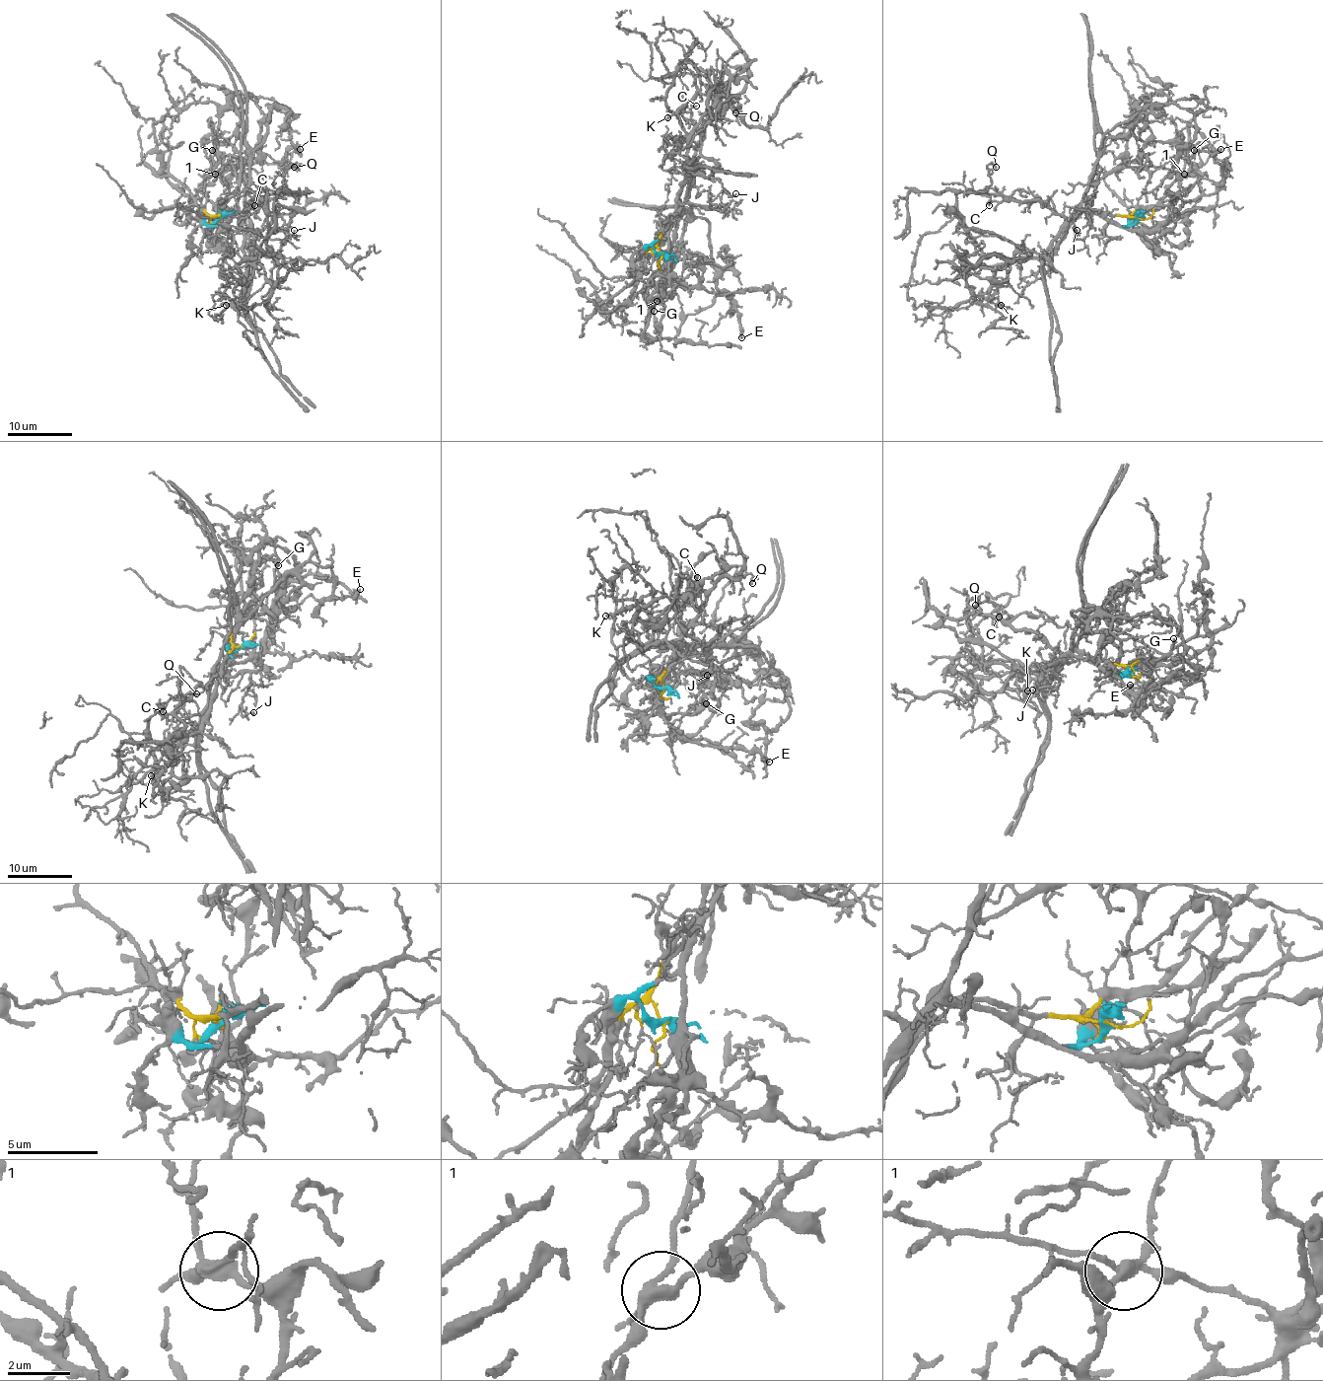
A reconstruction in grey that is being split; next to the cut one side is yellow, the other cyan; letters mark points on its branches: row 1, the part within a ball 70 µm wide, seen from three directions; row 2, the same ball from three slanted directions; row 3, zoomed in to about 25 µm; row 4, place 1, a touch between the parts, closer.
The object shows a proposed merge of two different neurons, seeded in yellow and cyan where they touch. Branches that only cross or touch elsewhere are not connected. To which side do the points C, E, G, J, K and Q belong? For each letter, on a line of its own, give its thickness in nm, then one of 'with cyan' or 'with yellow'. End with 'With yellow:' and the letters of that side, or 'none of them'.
C: calibre 140 nm; with yellow
E: calibre 190 nm; with cyan
G: calibre 150 nm; with cyan
J: calibre 90 nm; with yellow
K: calibre 200 nm; with yellow
Q: calibre 140 nm; with yellow
With yellow: C, J, K, Q

